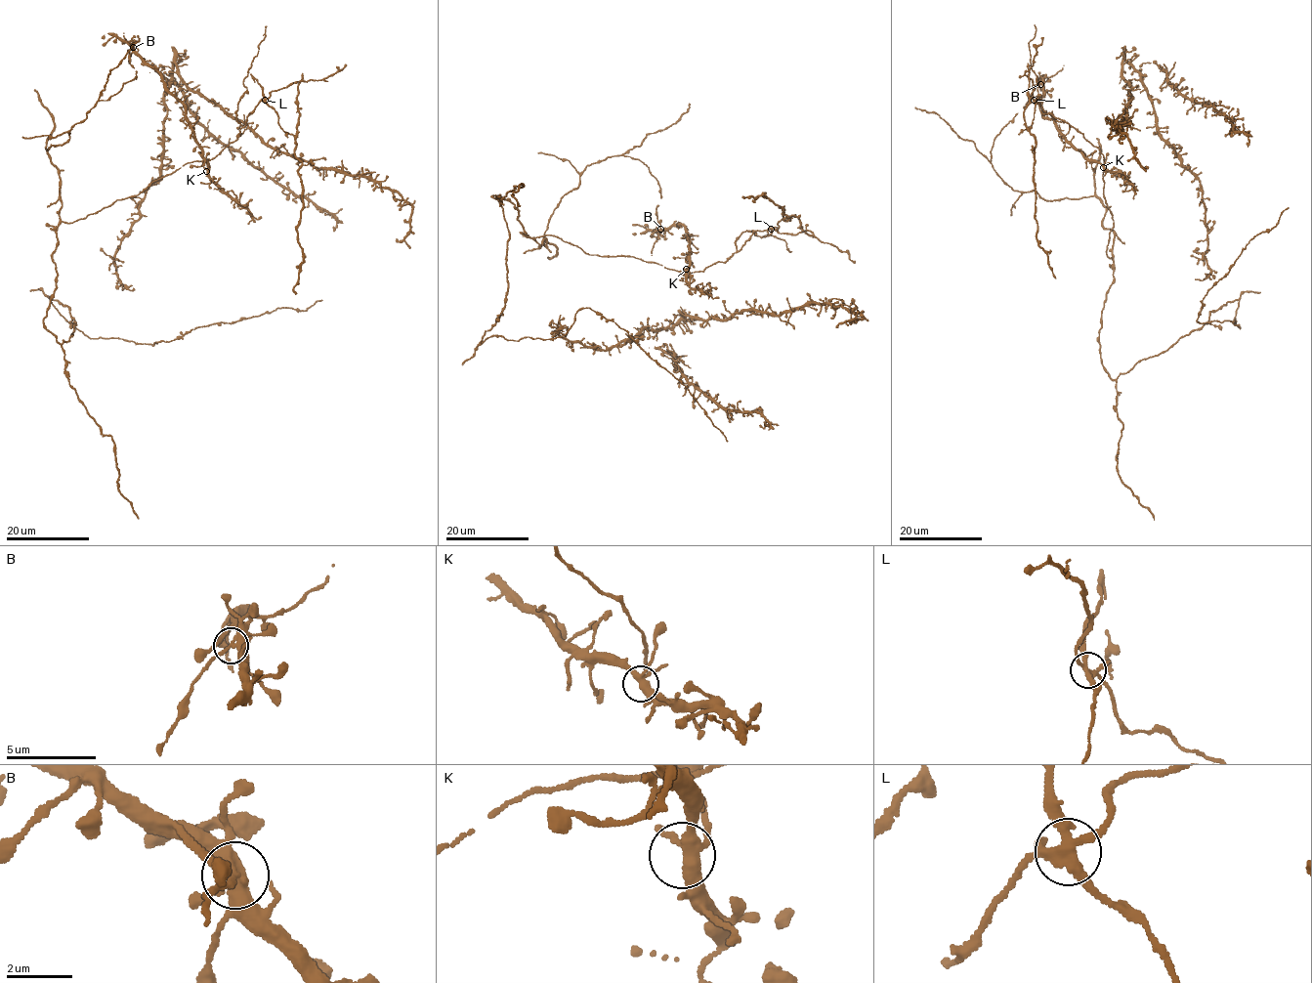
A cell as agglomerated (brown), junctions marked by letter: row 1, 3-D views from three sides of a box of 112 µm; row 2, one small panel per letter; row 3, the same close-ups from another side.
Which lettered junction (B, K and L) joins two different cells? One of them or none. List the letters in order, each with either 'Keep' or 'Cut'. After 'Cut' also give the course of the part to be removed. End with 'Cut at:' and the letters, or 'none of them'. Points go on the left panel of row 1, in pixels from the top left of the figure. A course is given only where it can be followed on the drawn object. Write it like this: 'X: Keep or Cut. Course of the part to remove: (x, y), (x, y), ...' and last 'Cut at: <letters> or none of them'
B: Keep
K: Keep
L: Cut. Course of the part to remove: (265, 100), (279, 127), (295, 137), (302, 162), (297, 232), (303, 261), (295, 294)
Cut at: L

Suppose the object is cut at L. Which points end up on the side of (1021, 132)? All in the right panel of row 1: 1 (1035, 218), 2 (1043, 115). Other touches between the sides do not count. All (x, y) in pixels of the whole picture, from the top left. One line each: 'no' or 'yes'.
1: yes
2: no

